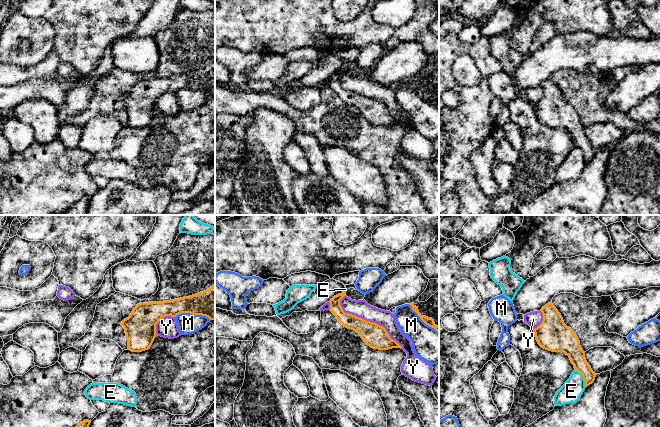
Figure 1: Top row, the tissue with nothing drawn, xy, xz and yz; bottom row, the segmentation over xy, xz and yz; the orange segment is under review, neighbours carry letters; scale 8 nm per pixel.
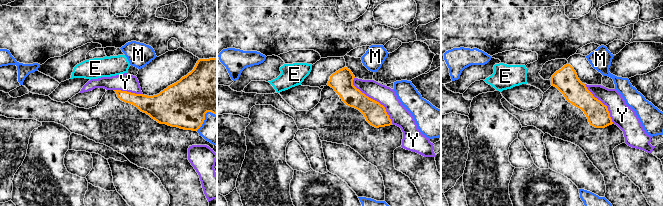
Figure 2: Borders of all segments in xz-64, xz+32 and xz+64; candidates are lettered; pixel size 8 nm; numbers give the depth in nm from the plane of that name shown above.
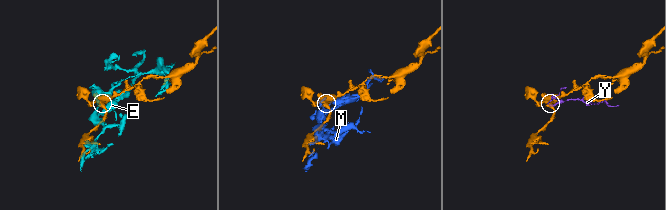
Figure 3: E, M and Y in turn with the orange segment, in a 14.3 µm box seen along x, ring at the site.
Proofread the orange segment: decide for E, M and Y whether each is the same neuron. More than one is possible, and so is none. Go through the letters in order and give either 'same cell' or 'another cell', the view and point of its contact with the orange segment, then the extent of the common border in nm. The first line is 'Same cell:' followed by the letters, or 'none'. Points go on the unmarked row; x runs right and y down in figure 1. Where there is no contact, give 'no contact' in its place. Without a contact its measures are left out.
Same cell: none
E: another cell; meets orange in yz at (583, 153); contact 170 nm long
M: another cell; meets orange in xy at (193, 90); contact 280 nm long
Y: another cell; meets orange in xz at (369, 97); contact 650 nm long

